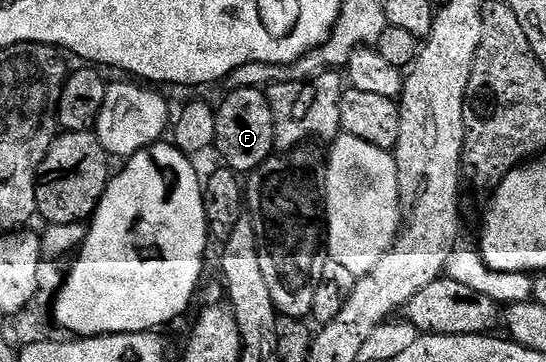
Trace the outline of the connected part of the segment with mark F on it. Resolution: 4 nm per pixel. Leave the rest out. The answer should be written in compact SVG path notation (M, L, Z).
M243 87L230 91L223 103L218 103L217 136L214 153L223 157L222 165L240 176L250 175L262 162L276 153L275 121L269 108L269 100L262 89Z

